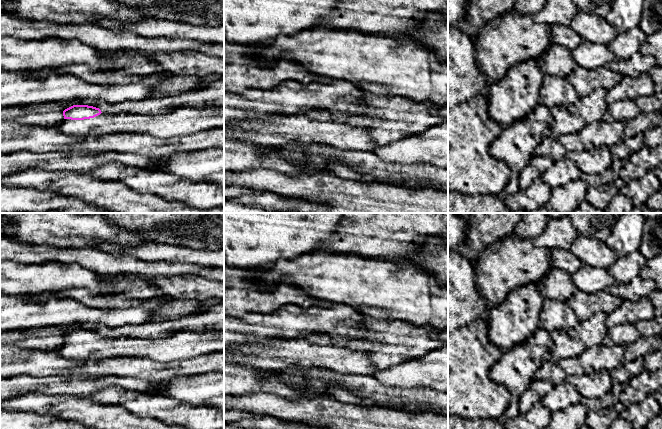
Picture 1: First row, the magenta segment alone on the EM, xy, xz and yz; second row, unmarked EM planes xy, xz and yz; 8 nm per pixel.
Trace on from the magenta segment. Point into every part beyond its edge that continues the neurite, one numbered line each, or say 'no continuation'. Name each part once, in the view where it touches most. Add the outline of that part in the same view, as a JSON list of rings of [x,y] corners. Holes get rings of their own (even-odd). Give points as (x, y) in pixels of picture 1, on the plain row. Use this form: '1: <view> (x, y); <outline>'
1: xy (184, 345); [[[181,331],[163,338],[101,337],[90,343],[65,343],[55,352],[65,359],[75,361],[123,357],[169,363],[224,352],[224,333]]]

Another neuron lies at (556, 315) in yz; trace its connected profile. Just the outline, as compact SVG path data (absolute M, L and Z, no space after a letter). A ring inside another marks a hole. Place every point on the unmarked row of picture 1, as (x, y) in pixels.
M544 299L539 316L539 328L548 333L556 330L567 331L569 328L574 328L578 323L578 317L566 302Z

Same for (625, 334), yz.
M624 323L608 329L607 336L614 344L628 346L637 341L641 334L634 323Z

